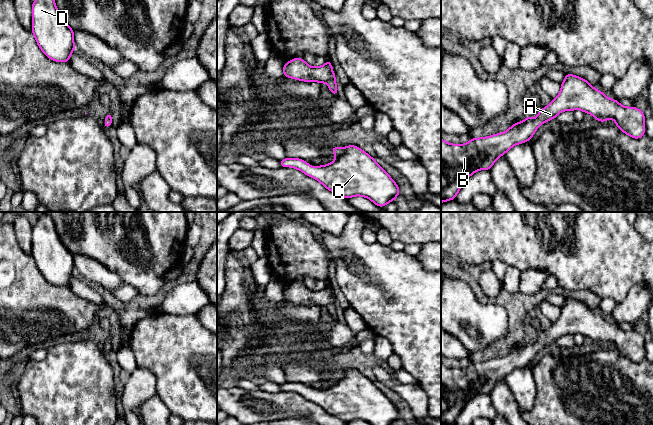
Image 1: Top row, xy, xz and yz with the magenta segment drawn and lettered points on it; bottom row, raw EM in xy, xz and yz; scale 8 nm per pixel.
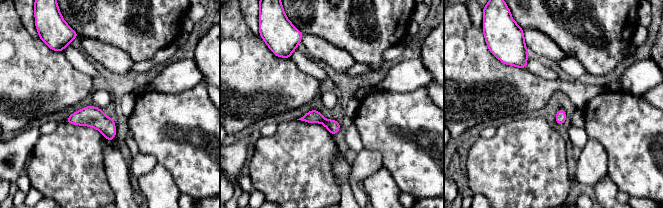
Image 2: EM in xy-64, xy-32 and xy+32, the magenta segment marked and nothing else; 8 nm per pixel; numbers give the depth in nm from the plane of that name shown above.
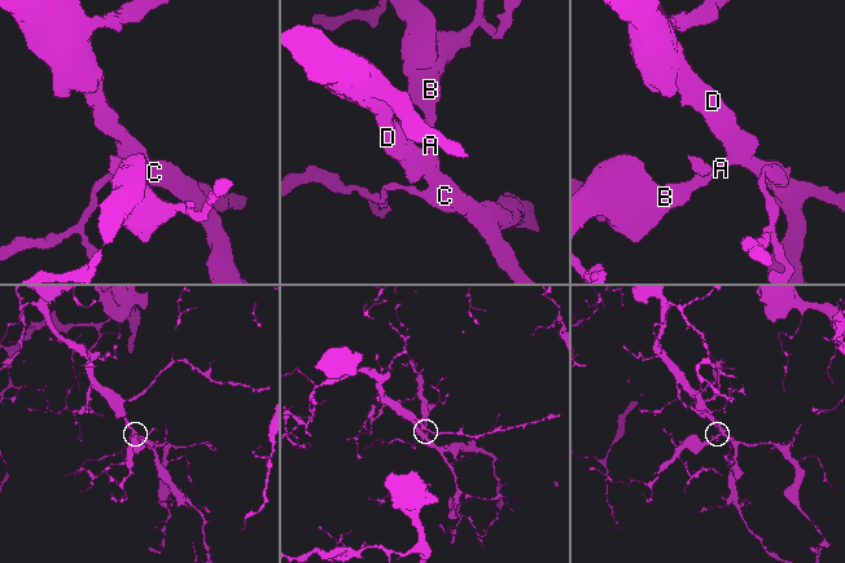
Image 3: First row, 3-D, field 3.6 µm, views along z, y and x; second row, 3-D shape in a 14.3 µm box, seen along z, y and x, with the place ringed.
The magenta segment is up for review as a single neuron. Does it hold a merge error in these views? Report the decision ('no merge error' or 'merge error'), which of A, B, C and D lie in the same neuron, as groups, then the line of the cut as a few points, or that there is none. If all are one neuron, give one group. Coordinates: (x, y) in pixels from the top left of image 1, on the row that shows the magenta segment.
no merge error | A B C D | no cut

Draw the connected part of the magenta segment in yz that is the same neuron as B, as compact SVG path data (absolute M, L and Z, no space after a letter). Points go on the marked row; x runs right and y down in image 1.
M566 74L564 81L561 83L559 95L548 106L538 112L536 119L527 116L524 121L514 123L503 133L472 138L462 145L450 144L441 138L441 203L455 199L460 188L472 174L482 169L490 170L495 161L514 145L530 141L541 124L555 119L560 112L577 109L593 115L597 121L605 122L613 118L616 126L634 139L639 139L645 135L644 121L646 117L641 110L635 106L624 107L618 100L610 99L601 90L596 90L587 80L573 74Z

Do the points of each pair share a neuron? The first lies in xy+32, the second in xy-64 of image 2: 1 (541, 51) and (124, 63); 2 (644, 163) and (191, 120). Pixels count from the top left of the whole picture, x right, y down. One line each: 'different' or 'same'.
1: same
2: same

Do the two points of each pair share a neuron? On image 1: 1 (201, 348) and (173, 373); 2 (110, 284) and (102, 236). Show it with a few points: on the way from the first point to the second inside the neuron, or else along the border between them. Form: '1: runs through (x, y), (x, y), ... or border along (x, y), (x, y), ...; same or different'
1: runs through (193, 351), (185, 357), (185, 361), (181, 365); same
2: border along (87, 256), (99, 261), (123, 281); different

